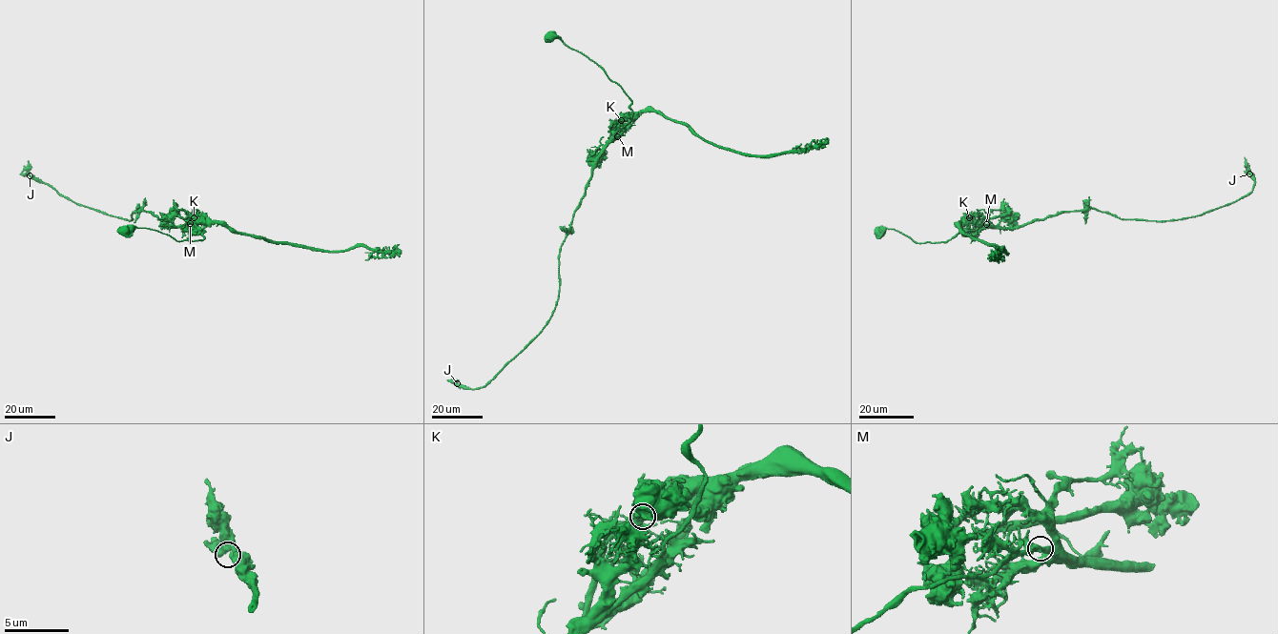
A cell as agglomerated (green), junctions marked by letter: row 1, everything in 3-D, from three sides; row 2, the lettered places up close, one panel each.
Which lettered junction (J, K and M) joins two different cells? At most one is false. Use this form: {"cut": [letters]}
{"cut": ["K"]}

